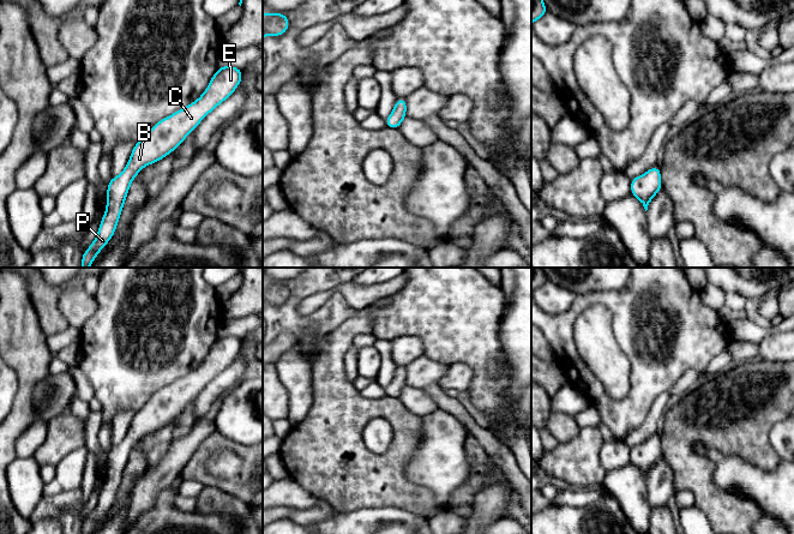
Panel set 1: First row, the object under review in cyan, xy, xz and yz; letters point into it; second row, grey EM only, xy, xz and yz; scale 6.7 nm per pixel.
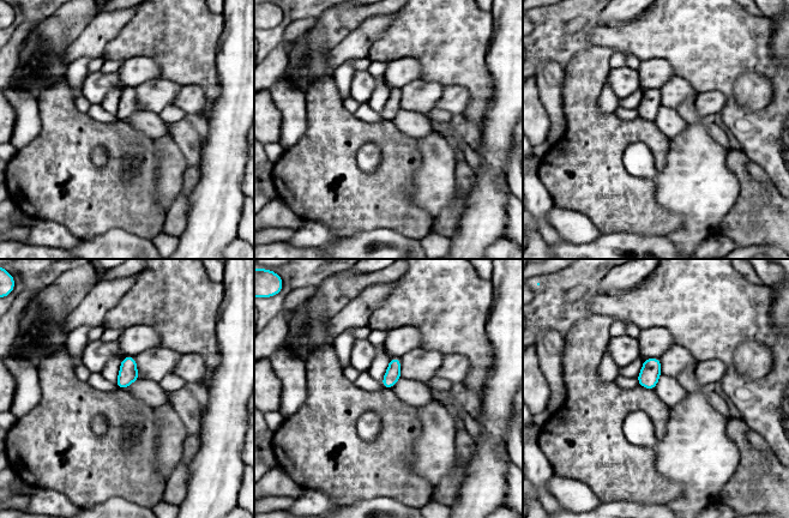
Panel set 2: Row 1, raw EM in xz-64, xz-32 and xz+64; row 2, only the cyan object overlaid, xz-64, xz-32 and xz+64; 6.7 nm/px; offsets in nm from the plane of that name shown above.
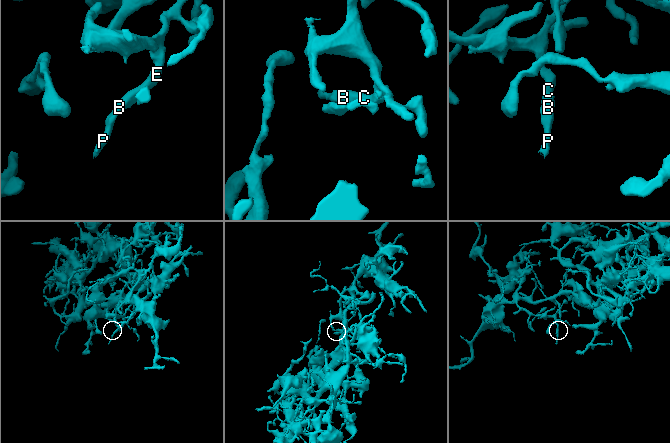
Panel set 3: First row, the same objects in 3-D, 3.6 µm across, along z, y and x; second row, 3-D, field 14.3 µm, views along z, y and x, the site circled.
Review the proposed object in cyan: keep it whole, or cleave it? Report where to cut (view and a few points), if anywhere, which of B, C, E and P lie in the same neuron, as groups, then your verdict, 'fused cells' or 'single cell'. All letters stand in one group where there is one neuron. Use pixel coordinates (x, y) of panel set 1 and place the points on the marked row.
cut none; groups B C E P; single cell

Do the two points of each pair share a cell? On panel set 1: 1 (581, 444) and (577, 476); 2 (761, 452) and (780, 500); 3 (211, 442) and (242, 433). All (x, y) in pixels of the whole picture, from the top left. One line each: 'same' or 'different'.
1: same
2: different
3: different

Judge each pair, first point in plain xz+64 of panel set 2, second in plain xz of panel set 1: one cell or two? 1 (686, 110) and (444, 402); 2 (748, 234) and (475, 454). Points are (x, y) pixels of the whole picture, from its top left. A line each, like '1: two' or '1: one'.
1: one
2: one

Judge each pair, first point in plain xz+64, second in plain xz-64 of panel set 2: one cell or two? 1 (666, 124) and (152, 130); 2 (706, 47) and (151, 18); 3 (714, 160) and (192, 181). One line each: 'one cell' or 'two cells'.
1: one cell
2: one cell
3: two cells

